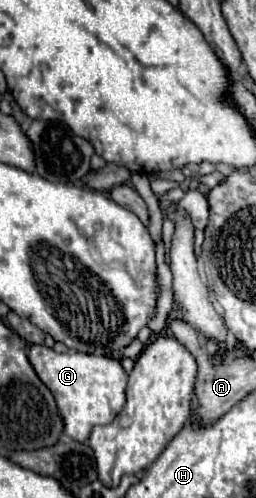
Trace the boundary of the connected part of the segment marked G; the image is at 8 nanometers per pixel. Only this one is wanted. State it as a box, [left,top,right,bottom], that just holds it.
[28,345,128,441]

